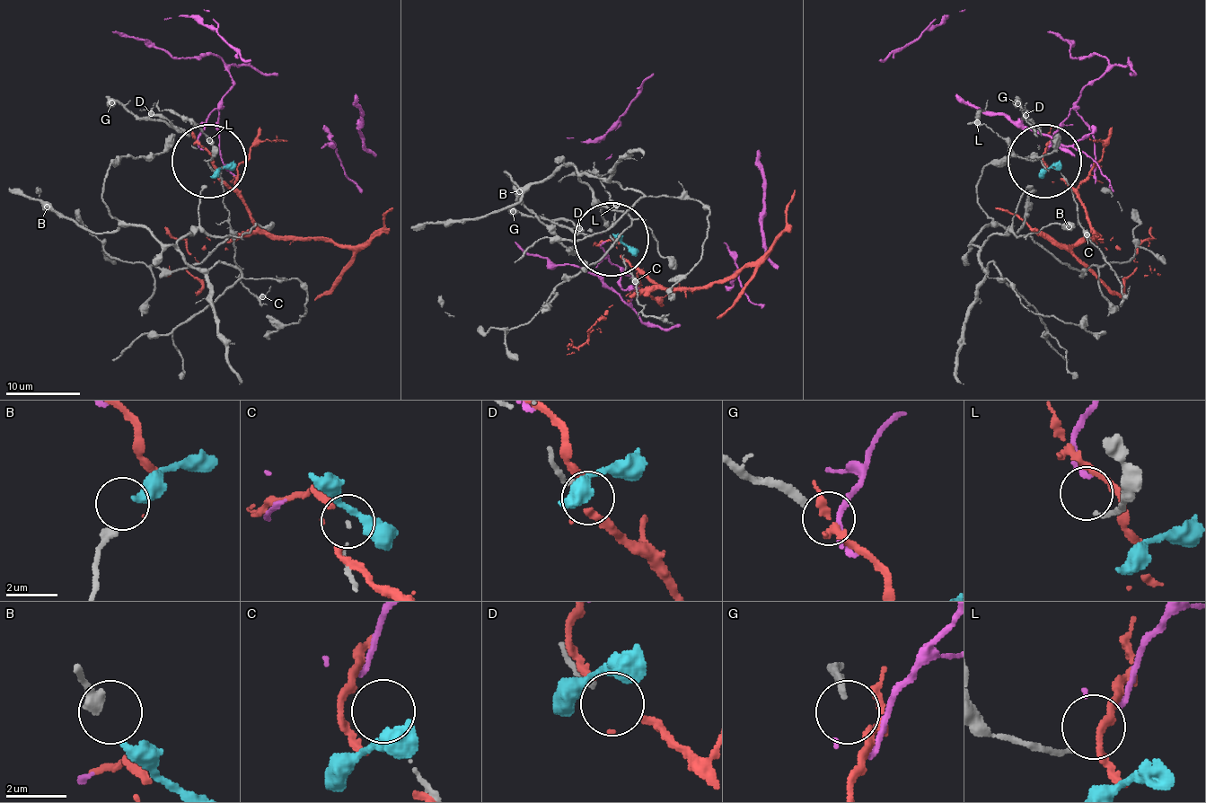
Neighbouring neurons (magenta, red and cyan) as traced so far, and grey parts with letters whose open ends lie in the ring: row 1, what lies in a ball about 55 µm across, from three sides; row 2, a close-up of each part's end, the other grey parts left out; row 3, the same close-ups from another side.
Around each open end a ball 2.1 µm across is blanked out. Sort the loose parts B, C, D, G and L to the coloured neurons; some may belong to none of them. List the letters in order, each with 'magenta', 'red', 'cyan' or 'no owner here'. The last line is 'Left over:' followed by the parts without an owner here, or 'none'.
B: cyan
C: no owner here
D: no owner here
G: red
L: magenta
Left over: C, D

